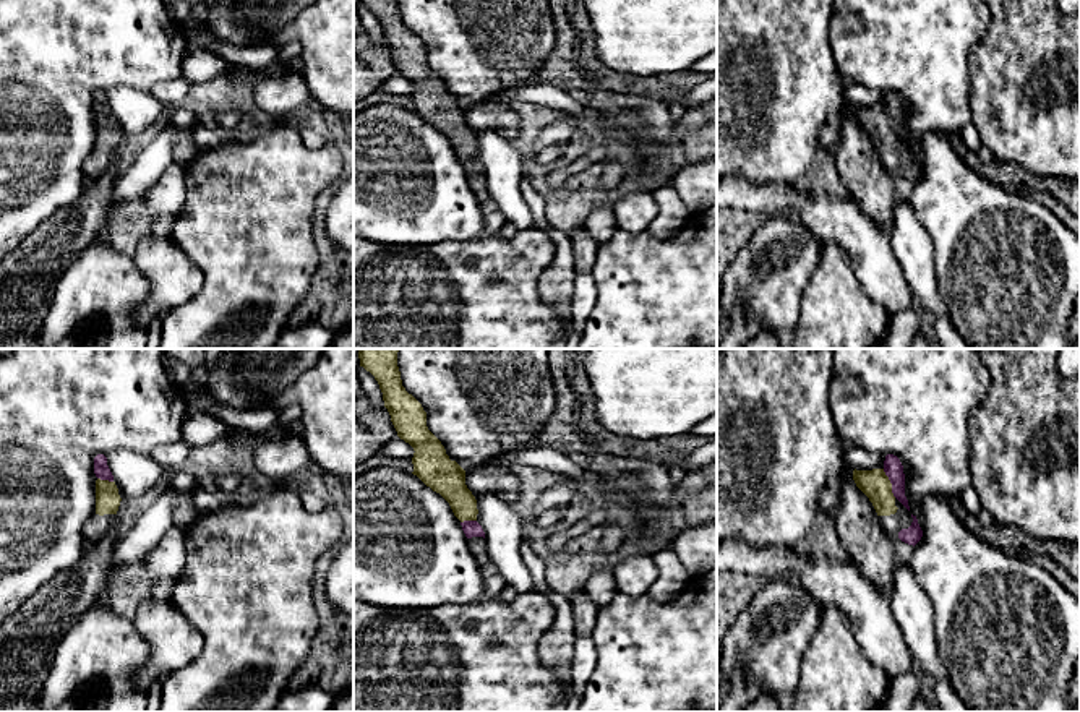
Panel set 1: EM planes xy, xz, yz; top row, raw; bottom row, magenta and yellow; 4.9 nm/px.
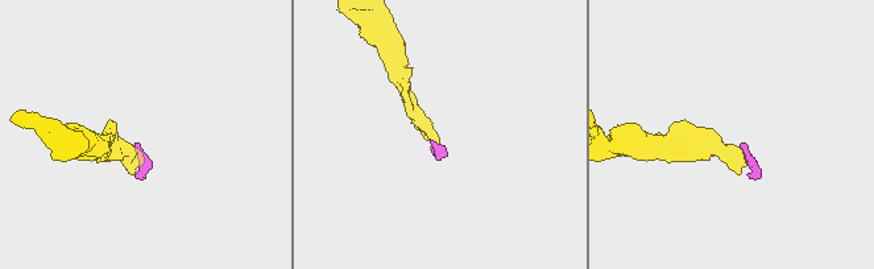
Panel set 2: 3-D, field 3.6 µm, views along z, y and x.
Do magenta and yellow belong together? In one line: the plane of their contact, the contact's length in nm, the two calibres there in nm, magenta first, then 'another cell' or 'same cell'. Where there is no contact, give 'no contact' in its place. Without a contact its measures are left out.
yz | 160 nm | 90/150 nm | same cell

